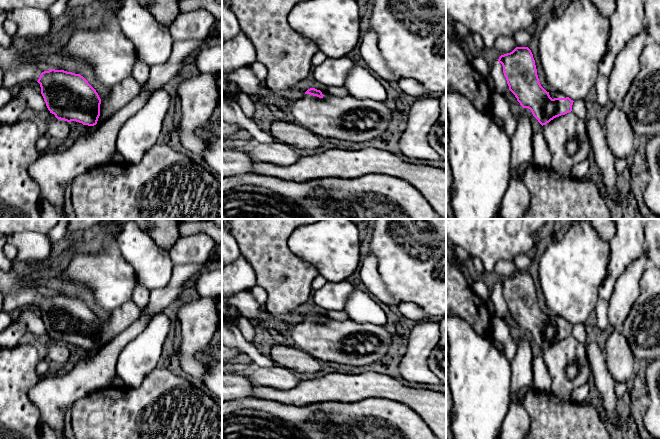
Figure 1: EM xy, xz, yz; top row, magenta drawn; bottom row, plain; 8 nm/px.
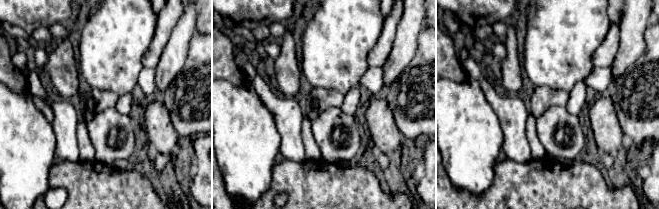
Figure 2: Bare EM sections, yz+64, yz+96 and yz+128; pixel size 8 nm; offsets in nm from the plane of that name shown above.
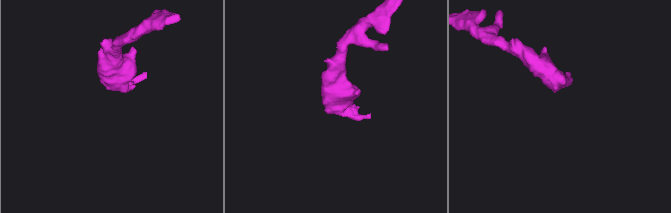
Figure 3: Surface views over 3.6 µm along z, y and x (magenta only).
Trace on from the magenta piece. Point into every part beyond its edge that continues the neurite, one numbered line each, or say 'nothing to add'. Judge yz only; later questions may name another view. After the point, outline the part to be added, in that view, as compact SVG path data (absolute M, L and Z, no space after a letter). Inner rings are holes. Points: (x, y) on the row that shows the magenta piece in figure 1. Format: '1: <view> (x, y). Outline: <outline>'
1: yz (553, 93). Outline: M552 89L550 92L549 92L549 95L552 99L554 98L566 98L567 96L557 90L554 90Z

